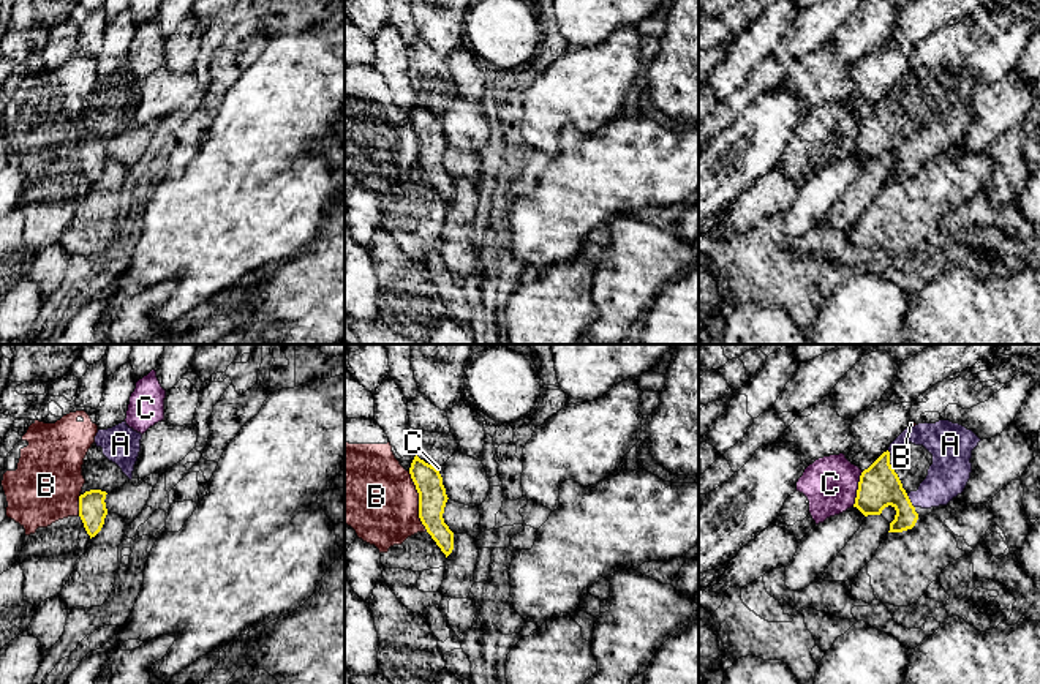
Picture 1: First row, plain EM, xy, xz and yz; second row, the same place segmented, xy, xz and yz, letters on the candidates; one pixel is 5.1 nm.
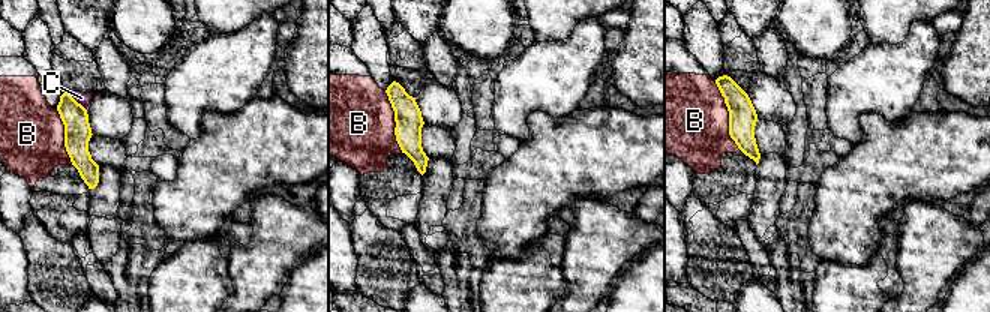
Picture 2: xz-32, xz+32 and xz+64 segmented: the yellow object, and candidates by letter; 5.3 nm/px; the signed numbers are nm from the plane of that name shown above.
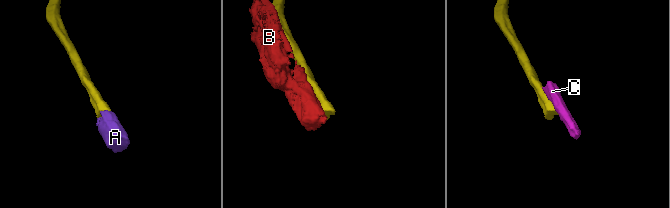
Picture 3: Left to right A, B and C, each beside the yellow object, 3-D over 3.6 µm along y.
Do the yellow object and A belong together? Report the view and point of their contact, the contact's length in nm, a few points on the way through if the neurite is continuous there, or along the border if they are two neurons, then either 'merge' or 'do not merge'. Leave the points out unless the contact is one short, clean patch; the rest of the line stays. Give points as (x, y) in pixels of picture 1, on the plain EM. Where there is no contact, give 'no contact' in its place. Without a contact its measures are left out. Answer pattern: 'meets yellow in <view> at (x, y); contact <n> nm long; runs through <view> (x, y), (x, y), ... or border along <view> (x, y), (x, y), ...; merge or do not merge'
meets yellow in yz at (909, 147); contact 80 nm long; merge

